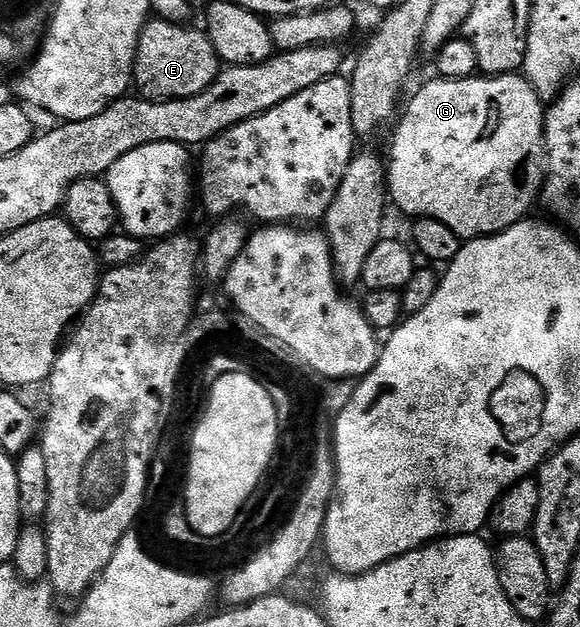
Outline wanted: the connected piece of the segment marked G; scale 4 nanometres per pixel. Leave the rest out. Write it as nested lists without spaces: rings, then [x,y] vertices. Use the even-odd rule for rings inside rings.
[[[515,73],[512,75],[492,75],[489,77],[475,77],[473,79],[444,79],[441,77],[434,77],[431,83],[426,83],[414,96],[410,99],[410,104],[401,112],[400,118],[397,120],[398,128],[394,131],[394,144],[390,147],[390,159],[388,155],[388,166],[386,167],[386,182],[388,184],[388,199],[391,204],[394,203],[403,211],[406,215],[414,215],[418,219],[435,219],[440,221],[444,225],[448,225],[448,229],[452,229],[452,233],[456,233],[458,238],[463,241],[469,241],[472,239],[481,239],[487,235],[496,235],[499,231],[506,231],[513,223],[521,223],[523,219],[527,218],[531,214],[530,211],[534,207],[534,202],[537,204],[540,199],[540,192],[542,184],[544,182],[544,176],[546,173],[546,138],[544,137],[544,125],[546,124],[546,107],[544,106],[541,97],[536,93],[536,89],[532,89],[532,85],[526,79],[526,76],[521,73]]]

